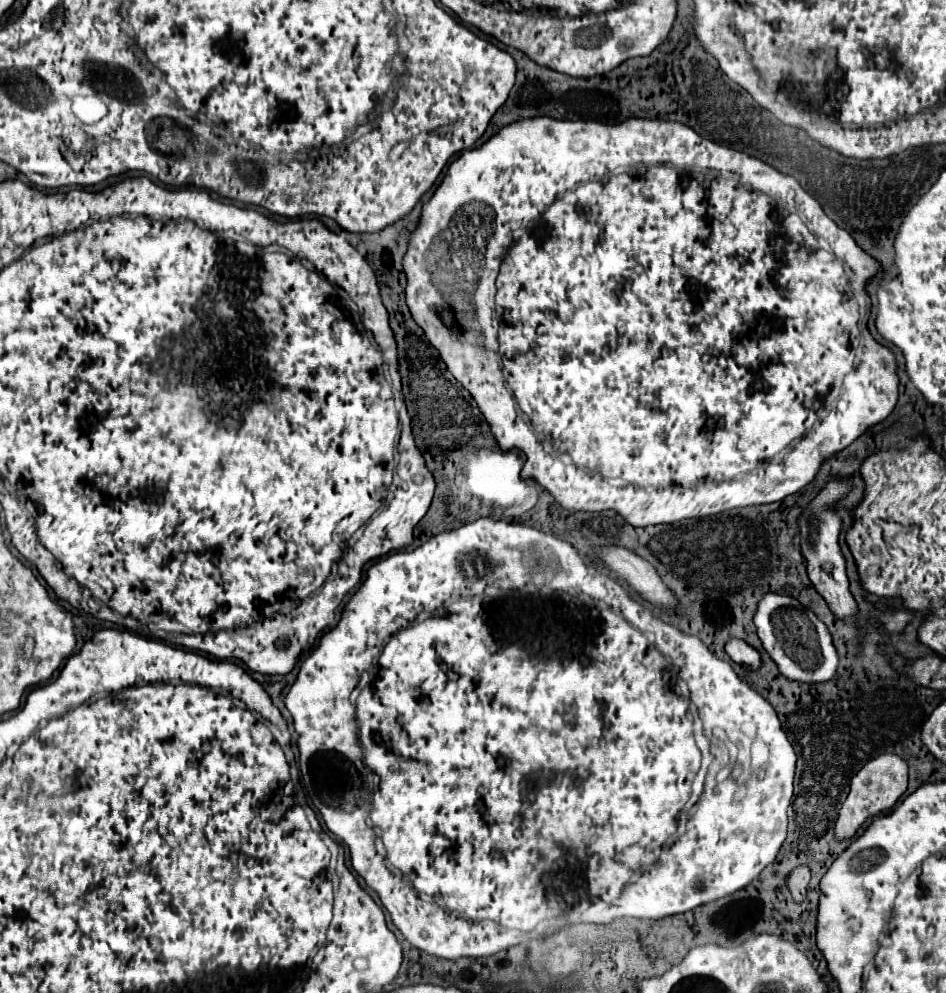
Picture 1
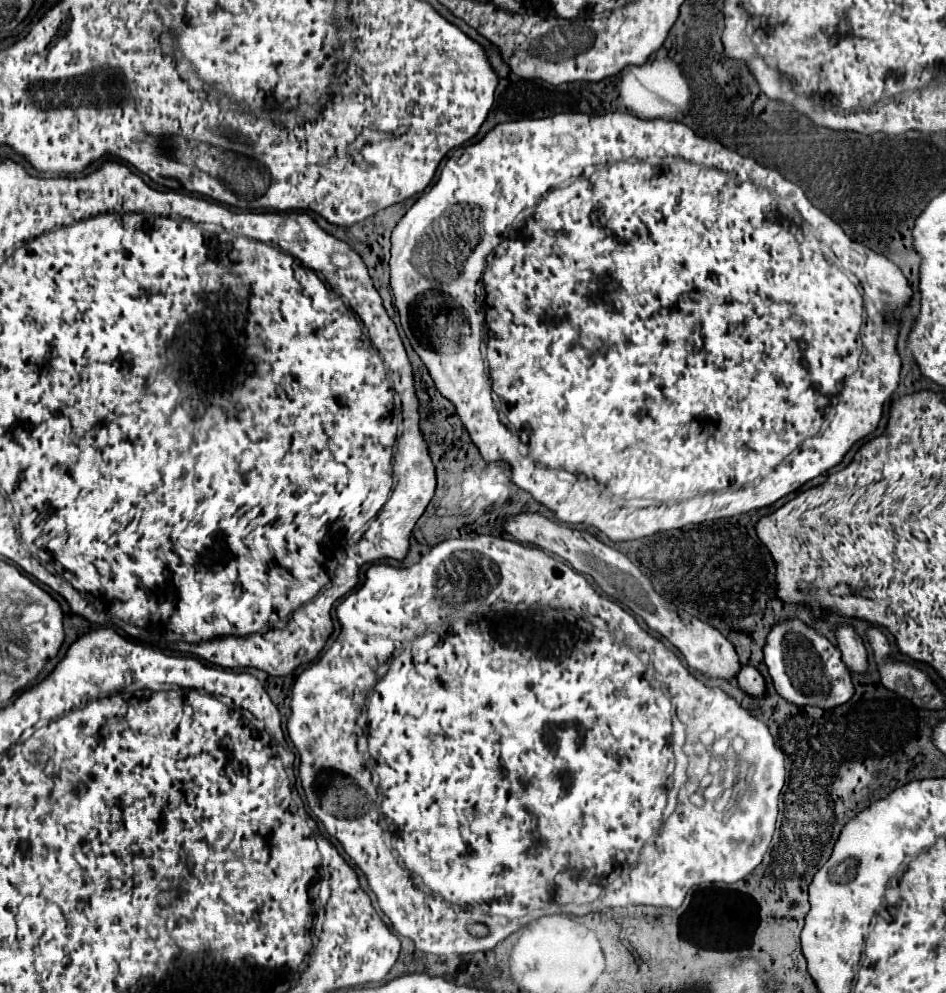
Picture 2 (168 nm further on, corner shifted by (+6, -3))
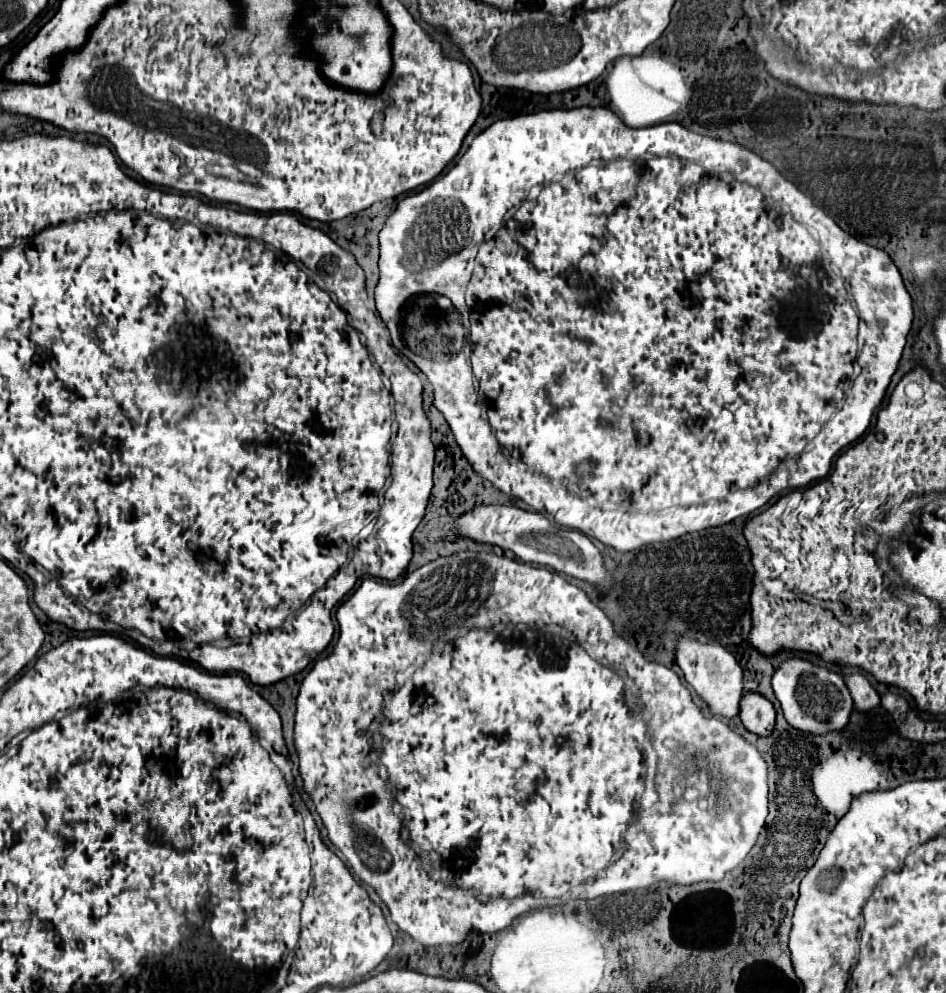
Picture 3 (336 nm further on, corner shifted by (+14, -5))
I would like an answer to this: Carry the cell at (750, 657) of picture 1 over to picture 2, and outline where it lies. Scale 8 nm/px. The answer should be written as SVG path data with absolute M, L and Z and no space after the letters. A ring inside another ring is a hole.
M742 665L742 669L736 675L736 681L752 697L762 697L764 695L764 677L760 675L760 671L756 667Z

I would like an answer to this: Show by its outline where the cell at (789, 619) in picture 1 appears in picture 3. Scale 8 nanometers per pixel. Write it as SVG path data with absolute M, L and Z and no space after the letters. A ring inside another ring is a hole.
M790 657L774 673L772 687L774 687L776 699L782 705L786 721L802 733L826 735L830 731L842 731L842 727L846 727L850 721L850 715L854 709L850 691L848 691L844 679L828 667L814 665L806 659Z

